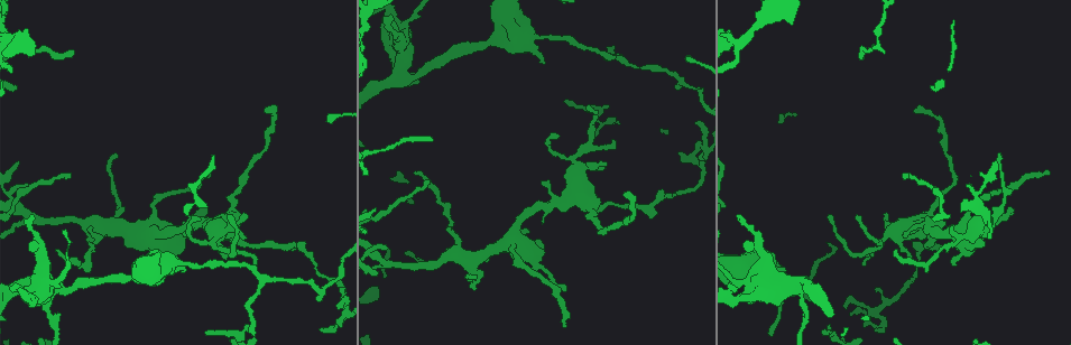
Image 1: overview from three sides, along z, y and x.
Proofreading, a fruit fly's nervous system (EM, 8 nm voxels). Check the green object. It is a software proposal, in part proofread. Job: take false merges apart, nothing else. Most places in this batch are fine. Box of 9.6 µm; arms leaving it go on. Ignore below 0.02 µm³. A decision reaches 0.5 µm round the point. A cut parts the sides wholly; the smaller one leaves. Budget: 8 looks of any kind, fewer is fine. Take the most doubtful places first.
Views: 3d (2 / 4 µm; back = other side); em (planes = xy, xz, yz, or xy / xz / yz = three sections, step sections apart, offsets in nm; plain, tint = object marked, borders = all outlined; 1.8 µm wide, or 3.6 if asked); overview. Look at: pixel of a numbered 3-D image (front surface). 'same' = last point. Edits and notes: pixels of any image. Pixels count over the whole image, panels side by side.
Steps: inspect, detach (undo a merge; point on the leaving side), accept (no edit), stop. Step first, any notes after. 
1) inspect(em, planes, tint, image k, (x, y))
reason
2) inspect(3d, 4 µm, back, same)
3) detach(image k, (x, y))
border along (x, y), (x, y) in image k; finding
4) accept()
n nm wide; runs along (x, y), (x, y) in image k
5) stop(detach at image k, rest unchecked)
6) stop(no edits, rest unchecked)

inspect(3d, 4 µm, image 1, (976, 226))
thick turns thin

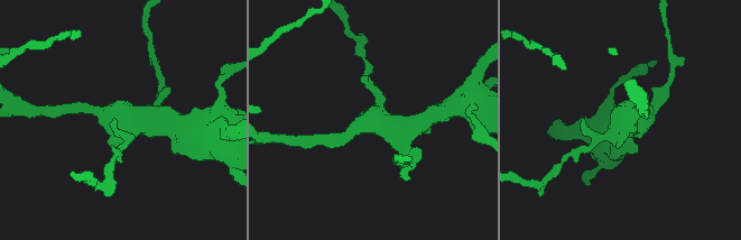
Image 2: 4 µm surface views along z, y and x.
inspect(em, planes, tint, image 2, (127, 123))

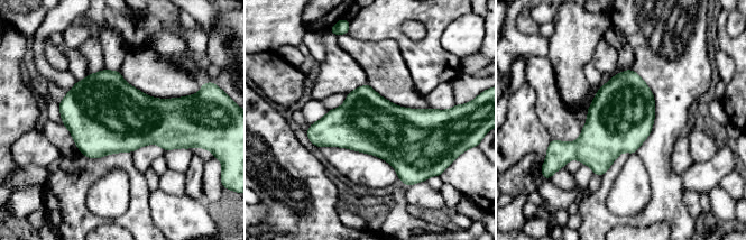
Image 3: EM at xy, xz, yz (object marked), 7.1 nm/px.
accept()
continuous, no second neuron

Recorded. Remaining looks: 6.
inspect(3d, 4 µm, image 1, (508, 31))
abrupt turn

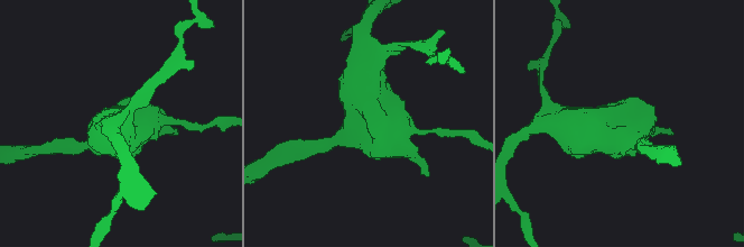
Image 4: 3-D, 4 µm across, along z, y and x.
inspect(em, 3.6 µm, planes, tint, image 4, (622, 137))

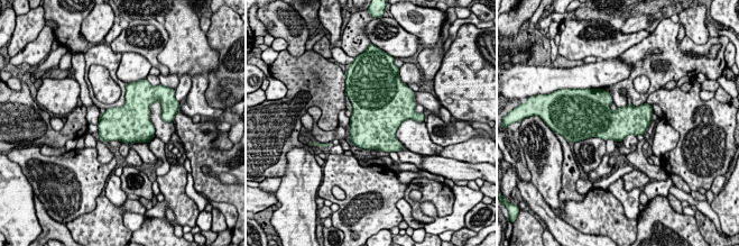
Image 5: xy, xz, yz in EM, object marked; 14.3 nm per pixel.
accept()
one neuron here

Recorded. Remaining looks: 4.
inspect(3d, 4 µm, image 1, (43, 288))
abrupt turn

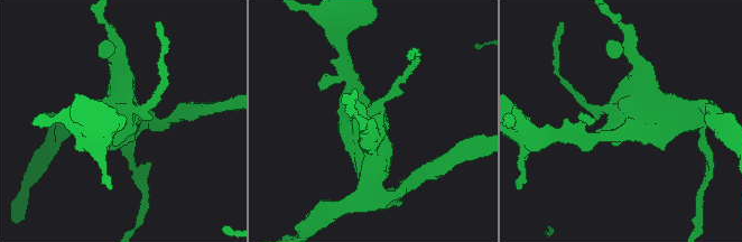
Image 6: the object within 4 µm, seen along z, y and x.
inspect(em, 3.6 µm, planes, tint, image 6, (638, 118))

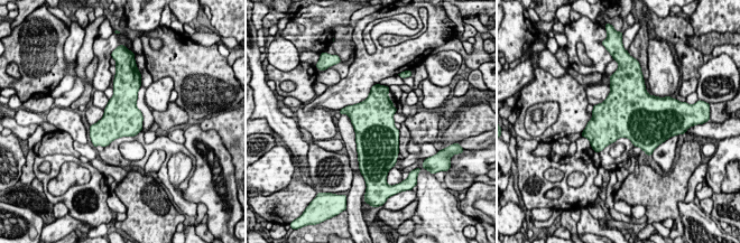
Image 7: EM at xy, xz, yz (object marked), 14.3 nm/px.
accept()
550 nm wide; one neuron here

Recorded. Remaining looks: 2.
inspect(3d, 4 µm, image 1, (573, 189))
abrupt turn

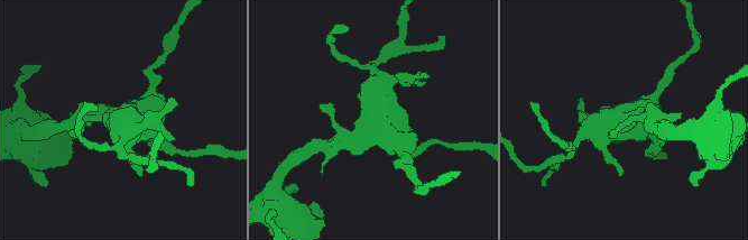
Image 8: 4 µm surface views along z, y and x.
inspect(em, xy, step 4, tint, image 8, (627, 116))

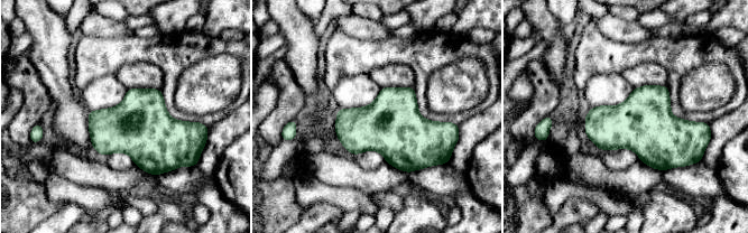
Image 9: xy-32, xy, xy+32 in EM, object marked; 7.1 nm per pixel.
accept()
all the same neuron

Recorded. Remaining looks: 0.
stop(no edits, rest unchecked)

